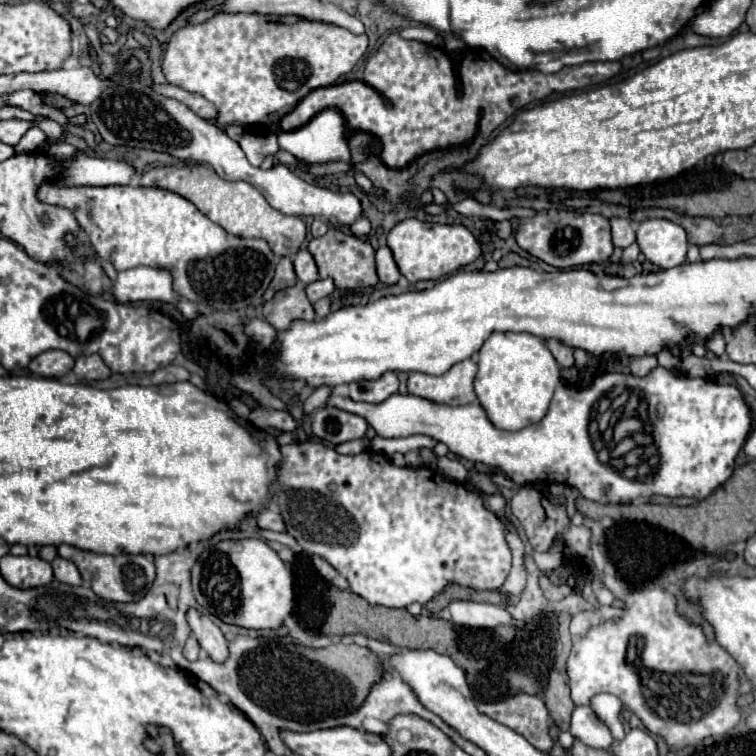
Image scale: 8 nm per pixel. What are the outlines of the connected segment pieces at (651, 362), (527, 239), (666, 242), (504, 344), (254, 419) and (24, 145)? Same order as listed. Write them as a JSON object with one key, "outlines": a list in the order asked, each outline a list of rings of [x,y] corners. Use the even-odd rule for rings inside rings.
{"outlines":[[[[648,354],[648,356],[632,356],[630,358],[630,370],[636,376],[646,376],[656,364],[658,364],[658,360],[652,354]]],[[[566,210],[538,212],[534,218],[520,222],[514,230],[516,244],[528,254],[540,258],[554,268],[576,268],[584,264],[602,264],[614,252],[610,222],[600,214],[578,214]]],[[[648,218],[638,222],[636,242],[646,260],[660,268],[680,266],[688,252],[684,228],[664,218]]],[[[494,332],[478,352],[476,396],[488,418],[500,430],[520,430],[536,424],[548,412],[552,394],[561,384],[560,366],[544,340],[528,332]]],[[[264,408],[252,410],[250,422],[258,428],[278,428],[282,432],[292,432],[292,430],[302,428],[302,424],[296,422],[290,414],[280,412],[280,410],[264,410]]],[[[30,128],[20,138],[20,142],[16,144],[16,154],[30,154],[30,152],[34,152],[38,148],[38,144],[44,142],[44,140],[46,140],[46,134],[44,132],[40,132],[38,128]]]]}

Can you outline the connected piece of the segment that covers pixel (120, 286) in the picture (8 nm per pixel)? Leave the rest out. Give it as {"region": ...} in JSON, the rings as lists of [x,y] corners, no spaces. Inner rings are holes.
{"region":[[[130,268],[118,272],[112,282],[112,294],[118,302],[142,302],[142,300],[158,300],[158,302],[176,302],[176,292],[172,290],[172,276],[160,268]]]}

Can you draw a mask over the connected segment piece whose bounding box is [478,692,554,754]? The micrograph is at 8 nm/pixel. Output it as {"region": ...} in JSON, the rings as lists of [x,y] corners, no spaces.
{"region":[[[520,692],[502,702],[478,704],[478,710],[522,734],[540,752],[548,754],[554,748],[554,738],[550,736],[550,716],[540,696]]]}

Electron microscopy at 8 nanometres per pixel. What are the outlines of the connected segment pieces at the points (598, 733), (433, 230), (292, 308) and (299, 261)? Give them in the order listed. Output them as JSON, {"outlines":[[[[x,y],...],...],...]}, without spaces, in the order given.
{"outlines":[[[[576,706],[570,720],[570,734],[592,748],[610,750],[612,734],[590,706]]],[[[406,218],[388,232],[388,248],[392,250],[400,272],[412,284],[418,280],[438,280],[466,264],[472,264],[480,256],[480,242],[468,228],[420,222],[416,218]]],[[[296,284],[278,292],[270,302],[264,304],[264,320],[276,330],[286,330],[292,320],[314,320],[314,308],[306,298],[304,284]]],[[[302,248],[302,250],[296,252],[296,256],[294,256],[294,270],[296,270],[298,280],[304,282],[304,284],[310,284],[310,282],[318,280],[316,262],[314,262],[312,254],[306,248]]]]}

